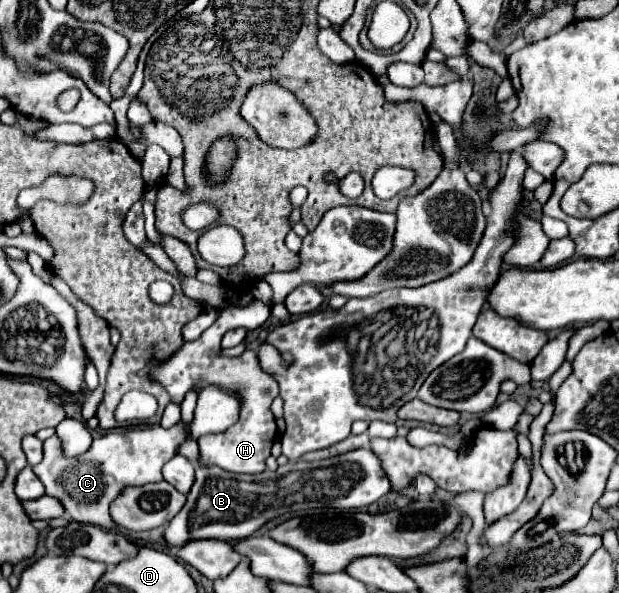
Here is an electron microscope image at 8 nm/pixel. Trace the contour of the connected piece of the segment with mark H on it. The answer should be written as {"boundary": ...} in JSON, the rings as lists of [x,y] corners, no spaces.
{"boundary":[[[252,299],[244,307],[226,307],[222,309],[218,321],[208,327],[196,341],[184,341],[180,349],[164,361],[152,357],[148,365],[140,371],[142,377],[148,377],[150,381],[162,385],[176,405],[184,401],[184,395],[188,391],[194,389],[196,393],[200,393],[208,385],[216,385],[222,387],[222,391],[234,391],[234,395],[238,395],[240,419],[224,433],[208,433],[198,437],[202,465],[216,465],[230,473],[262,473],[266,469],[266,459],[270,457],[270,449],[276,437],[276,423],[270,405],[274,397],[278,397],[278,383],[262,371],[262,367],[258,365],[258,353],[252,349],[246,349],[238,357],[220,355],[220,339],[222,331],[239,327],[253,330],[262,326],[268,317],[270,307],[258,299]]]}

